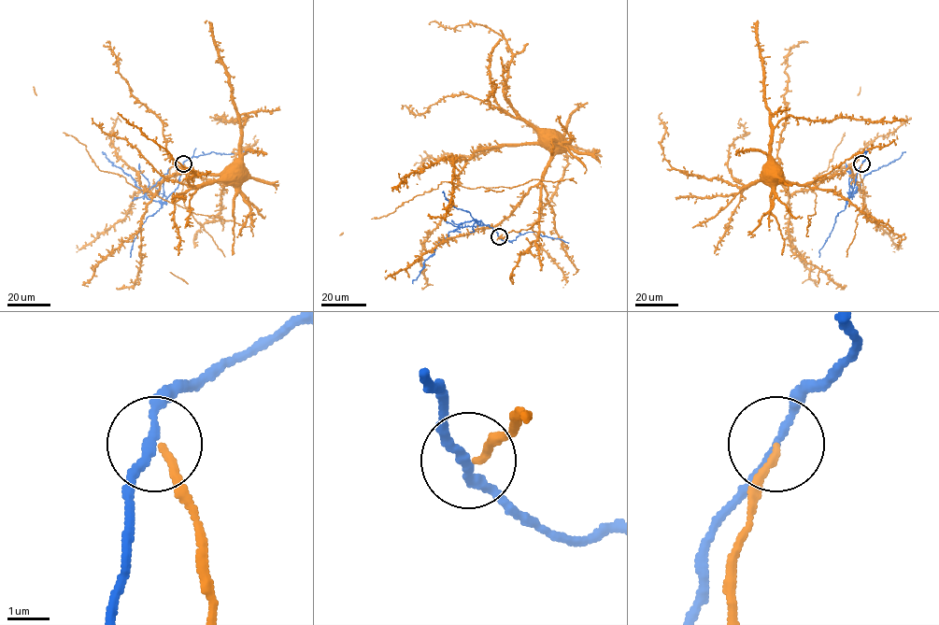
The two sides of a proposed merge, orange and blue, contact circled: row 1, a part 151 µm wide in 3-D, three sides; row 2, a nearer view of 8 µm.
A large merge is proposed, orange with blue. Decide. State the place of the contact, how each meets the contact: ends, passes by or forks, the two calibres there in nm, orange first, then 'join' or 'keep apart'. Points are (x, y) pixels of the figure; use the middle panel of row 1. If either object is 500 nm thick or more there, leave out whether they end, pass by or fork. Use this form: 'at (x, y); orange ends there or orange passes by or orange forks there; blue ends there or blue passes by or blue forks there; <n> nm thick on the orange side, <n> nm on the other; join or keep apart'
at (499, 236); orange ends there; blue passes by; 160 nm thick on the orange side, 180 nm on the other; keep apart

